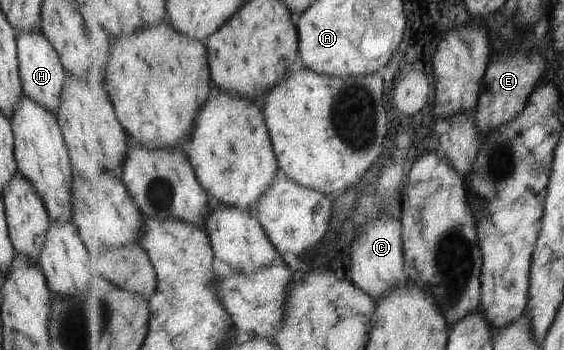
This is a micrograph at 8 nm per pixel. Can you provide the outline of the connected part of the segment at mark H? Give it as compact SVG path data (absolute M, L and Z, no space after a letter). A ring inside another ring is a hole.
M35 29L33 33L16 35L16 58L23 95L46 109L50 114L55 115L60 102L61 88L67 76L60 64L57 52L45 39L45 36Z

